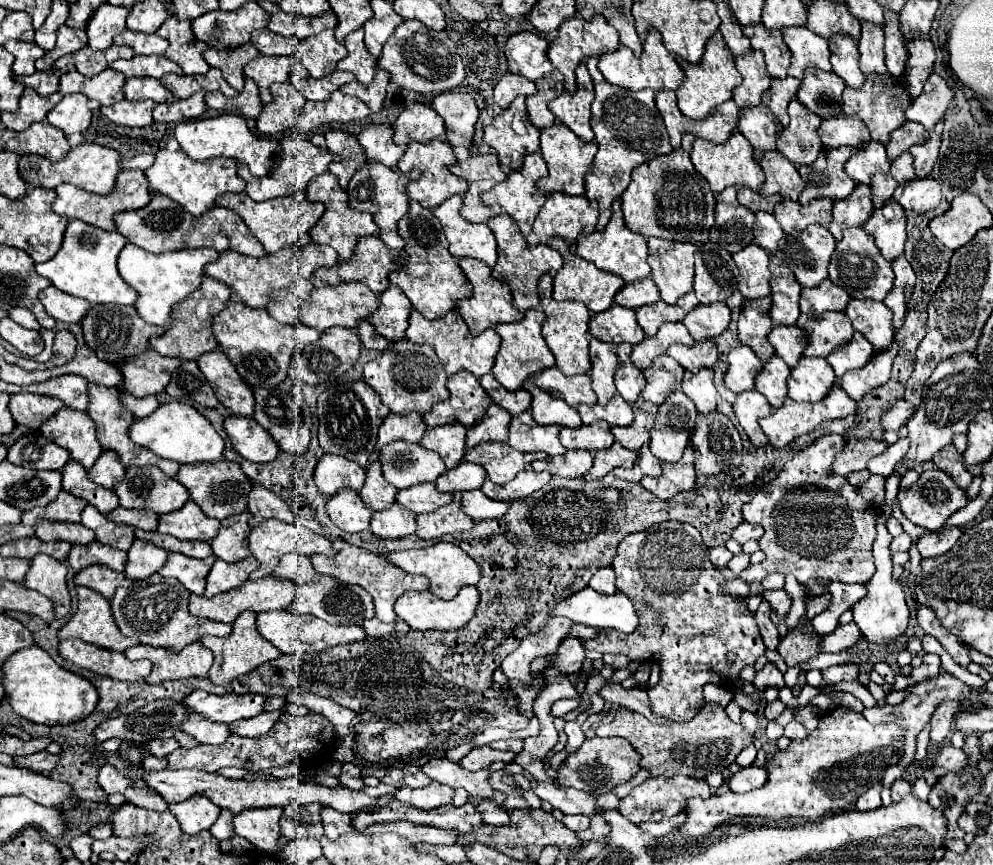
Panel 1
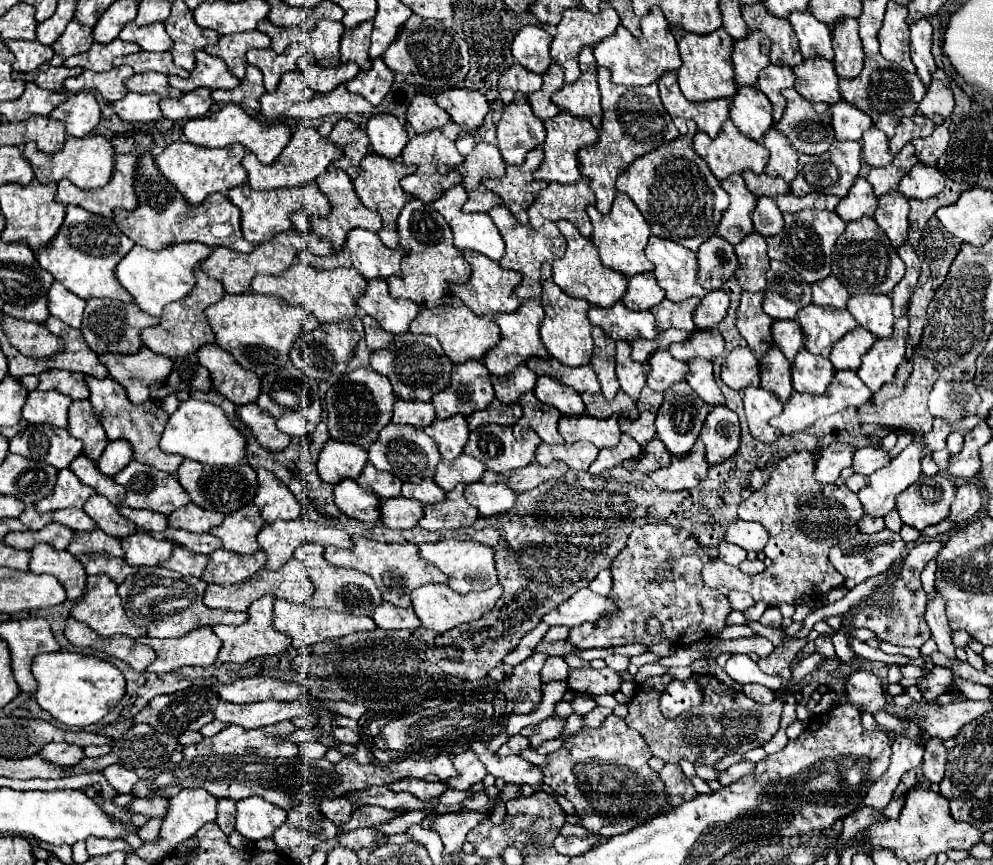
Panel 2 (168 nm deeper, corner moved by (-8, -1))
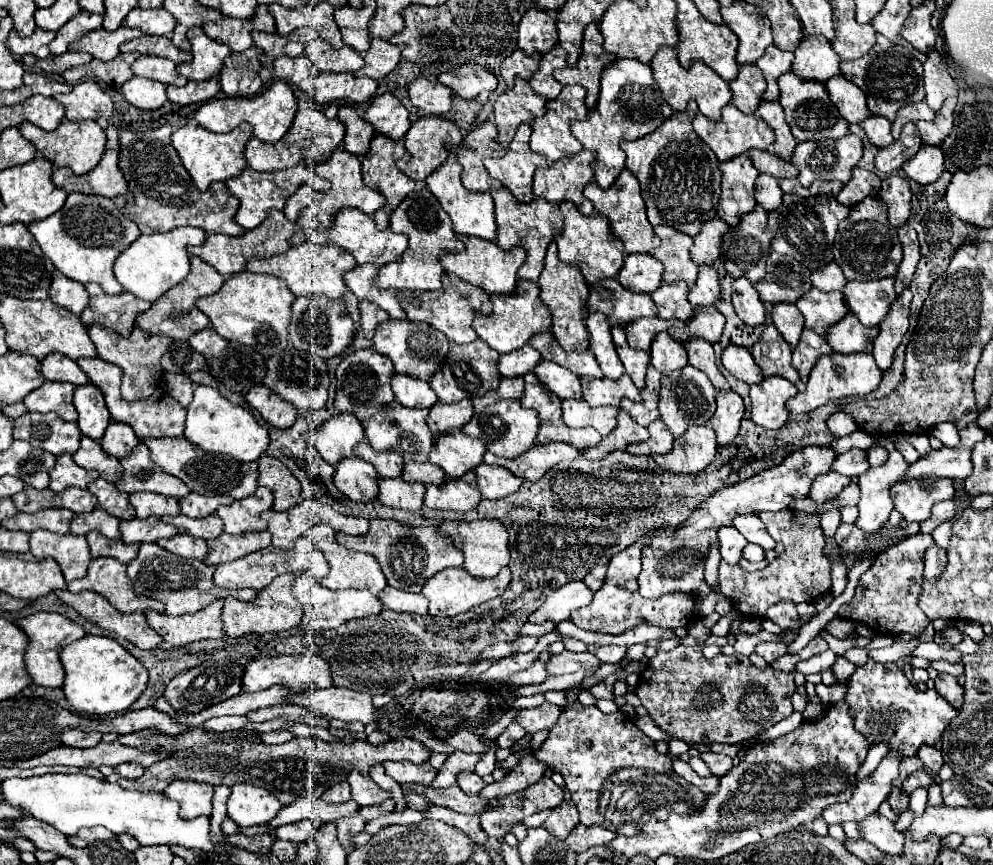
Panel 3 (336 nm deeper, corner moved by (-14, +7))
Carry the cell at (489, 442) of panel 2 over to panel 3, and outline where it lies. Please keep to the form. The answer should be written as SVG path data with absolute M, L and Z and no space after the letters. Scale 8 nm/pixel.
M502 400L498 404L484 408L480 414L474 414L472 420L466 424L466 428L462 428L462 432L482 440L482 444L494 456L516 458L534 446L538 426L540 426L540 420L538 420L538 414L534 410L522 408L520 402L516 402L516 400Z

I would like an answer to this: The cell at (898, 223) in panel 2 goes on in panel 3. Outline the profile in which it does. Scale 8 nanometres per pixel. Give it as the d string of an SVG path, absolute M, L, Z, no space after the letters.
M898 174L886 176L880 188L880 200L888 206L888 220L892 226L900 228L908 222L912 210L912 188L908 180Z

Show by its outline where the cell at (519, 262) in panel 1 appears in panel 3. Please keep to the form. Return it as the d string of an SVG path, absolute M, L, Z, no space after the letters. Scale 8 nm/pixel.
M506 188L502 190L492 190L490 192L496 204L496 224L498 224L498 246L502 250L512 250L514 246L520 246L526 250L526 262L518 270L518 276L522 280L538 282L538 276L544 268L544 256L548 244L562 232L564 218L560 214L560 208L556 204L550 204L546 200L534 198L530 204L522 204L518 198L514 198Z

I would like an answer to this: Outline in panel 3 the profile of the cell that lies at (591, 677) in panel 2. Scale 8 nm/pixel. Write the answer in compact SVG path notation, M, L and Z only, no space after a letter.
M564 650L562 654L552 656L546 666L548 666L548 674L560 676L560 674L572 674L572 672L578 672L578 670L598 668L600 662L598 662L598 658L596 658L594 654L590 654L590 652L574 654L574 652Z

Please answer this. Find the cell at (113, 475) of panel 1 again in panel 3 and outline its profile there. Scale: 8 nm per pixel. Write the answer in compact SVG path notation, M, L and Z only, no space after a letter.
M110 422L100 446L108 456L114 456L114 458L122 460L122 458L132 454L132 450L138 446L138 442L140 440L138 440L134 428L130 428L128 424Z

